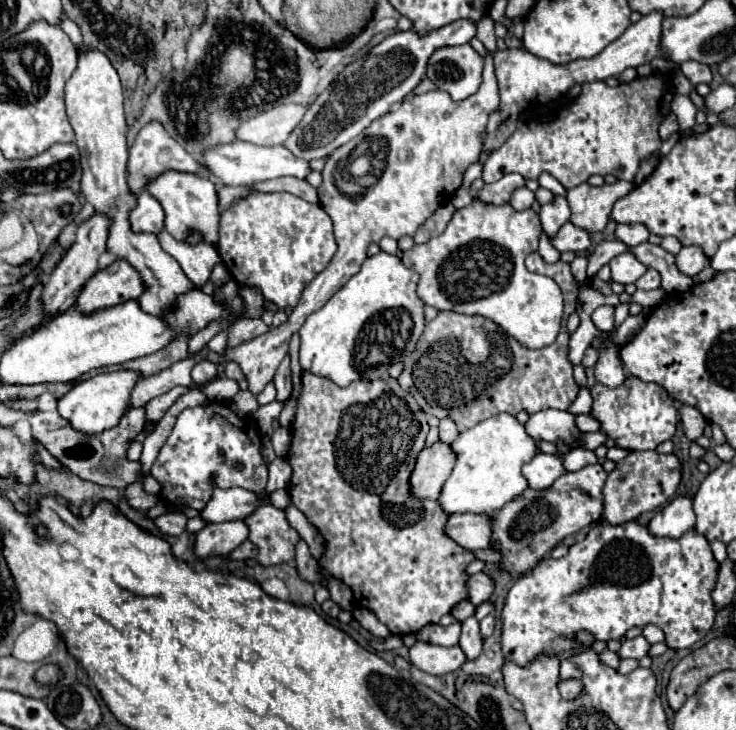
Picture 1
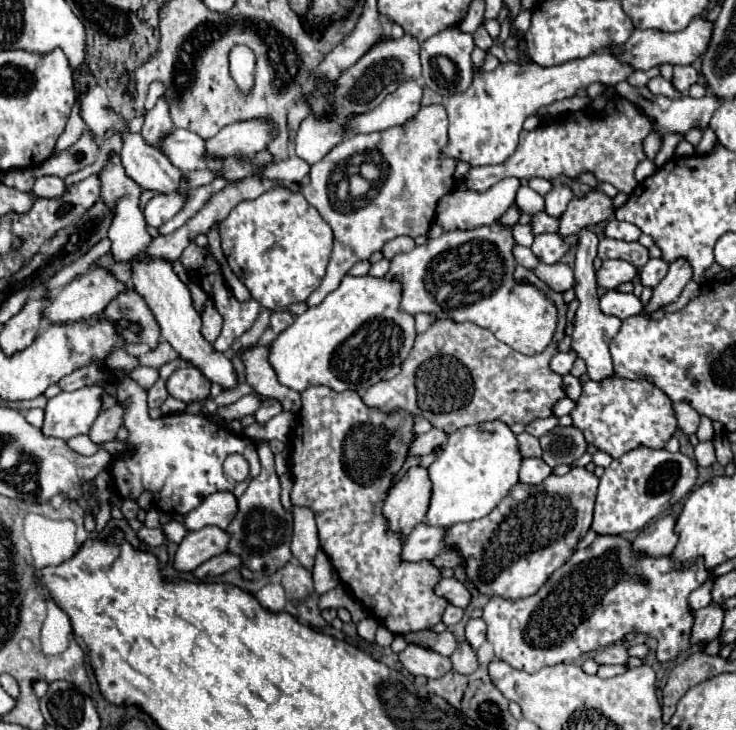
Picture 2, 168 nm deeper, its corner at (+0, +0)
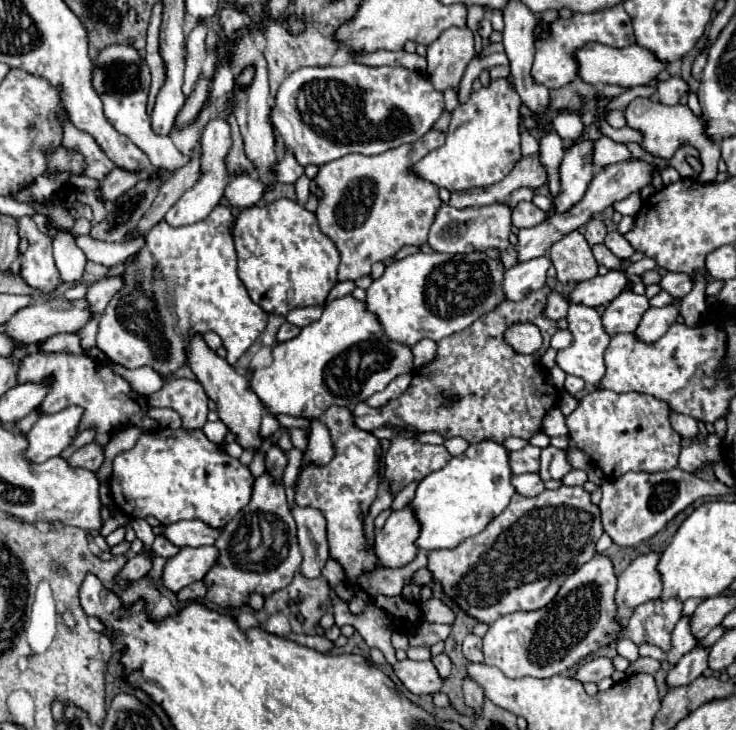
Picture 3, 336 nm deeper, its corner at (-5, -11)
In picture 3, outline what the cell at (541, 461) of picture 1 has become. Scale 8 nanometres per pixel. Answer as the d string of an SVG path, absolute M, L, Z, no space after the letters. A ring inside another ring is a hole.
M531 472L513 476L511 478L511 484L515 486L515 490L521 496L537 496L537 494L541 494L545 490L545 484L543 484L541 476L539 474L531 474Z

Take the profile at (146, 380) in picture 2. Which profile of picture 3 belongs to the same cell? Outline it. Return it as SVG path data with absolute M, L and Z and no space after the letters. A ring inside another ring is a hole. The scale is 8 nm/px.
M169 378L163 388L153 392L149 398L149 406L167 406L179 412L183 420L183 428L195 430L207 422L207 394L197 380L187 378Z

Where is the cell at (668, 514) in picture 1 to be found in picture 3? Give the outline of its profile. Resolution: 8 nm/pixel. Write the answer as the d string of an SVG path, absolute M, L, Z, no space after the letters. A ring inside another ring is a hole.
M659 552L637 556L619 576L617 588L617 620L621 626L627 624L631 610L651 598L659 598L663 582L659 580Z

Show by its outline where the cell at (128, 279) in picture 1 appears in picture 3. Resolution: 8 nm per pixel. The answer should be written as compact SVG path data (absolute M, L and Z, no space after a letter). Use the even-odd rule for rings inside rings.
M53 298L35 306L27 306L17 314L13 314L13 318L7 322L9 326L7 334L13 336L15 340L31 344L31 342L47 340L59 332L77 332L79 328L83 328L83 324L87 324L87 320L91 320L91 306L87 304L87 298L81 298L81 300Z

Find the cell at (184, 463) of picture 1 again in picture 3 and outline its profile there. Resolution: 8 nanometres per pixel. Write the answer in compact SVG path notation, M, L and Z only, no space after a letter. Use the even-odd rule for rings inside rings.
M157 428L155 432L141 434L131 450L117 454L117 458L113 460L113 474L109 480L109 488L115 506L129 518L155 516L165 526L179 520L197 518L215 528L223 528L241 508L249 504L253 482L255 476L251 476L251 470L243 466L237 458L231 458L223 450L223 446L211 444L211 440L201 430L187 432L185 428L179 430Z

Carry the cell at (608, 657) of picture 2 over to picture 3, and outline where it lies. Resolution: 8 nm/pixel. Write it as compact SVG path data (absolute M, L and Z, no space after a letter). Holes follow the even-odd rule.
M593 658L593 660L589 660L589 662L585 662L577 672L575 672L575 678L579 680L579 682L599 682L599 680L603 680L603 678L607 678L607 676L611 676L615 672L615 666L613 666L613 662L609 660L609 658Z

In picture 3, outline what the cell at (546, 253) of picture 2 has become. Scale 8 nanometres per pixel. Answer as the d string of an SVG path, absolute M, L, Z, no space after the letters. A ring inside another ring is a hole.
M539 256L535 260L517 264L505 272L505 296L507 300L523 300L529 292L545 286L547 270L553 266L549 256Z

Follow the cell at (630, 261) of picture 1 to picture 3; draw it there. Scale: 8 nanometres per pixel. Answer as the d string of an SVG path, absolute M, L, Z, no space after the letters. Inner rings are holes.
M609 270L605 276L595 276L591 280L579 282L577 288L569 294L569 300L597 308L615 300L615 296L627 290L627 286L629 278L623 270Z

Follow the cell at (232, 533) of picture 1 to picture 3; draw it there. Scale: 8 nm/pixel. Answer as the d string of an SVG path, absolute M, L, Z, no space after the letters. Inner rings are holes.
M199 546L199 548L181 548L179 554L167 560L163 572L163 584L179 592L181 588L203 580L205 574L219 562L219 550L215 546Z

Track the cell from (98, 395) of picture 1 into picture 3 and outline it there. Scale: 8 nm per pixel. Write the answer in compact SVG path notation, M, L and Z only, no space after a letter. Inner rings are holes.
M71 406L59 410L57 414L43 414L31 428L27 436L29 448L25 452L31 462L45 462L59 456L79 434L79 420L83 418L83 408Z

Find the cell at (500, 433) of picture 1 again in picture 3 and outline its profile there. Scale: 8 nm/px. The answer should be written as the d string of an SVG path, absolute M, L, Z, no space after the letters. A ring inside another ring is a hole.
M493 440L471 444L463 454L451 458L445 468L425 476L411 500L421 524L417 546L421 550L455 548L465 538L483 532L487 524L507 508L515 494L511 476L509 450Z

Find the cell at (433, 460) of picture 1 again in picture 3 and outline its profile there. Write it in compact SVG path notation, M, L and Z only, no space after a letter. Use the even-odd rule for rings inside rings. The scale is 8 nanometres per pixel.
M407 504L401 510L391 512L383 530L375 536L375 554L379 558L379 564L385 568L399 568L409 564L419 552L419 548L415 548L415 536L419 536L419 520L415 520L415 512L411 512L411 506Z

